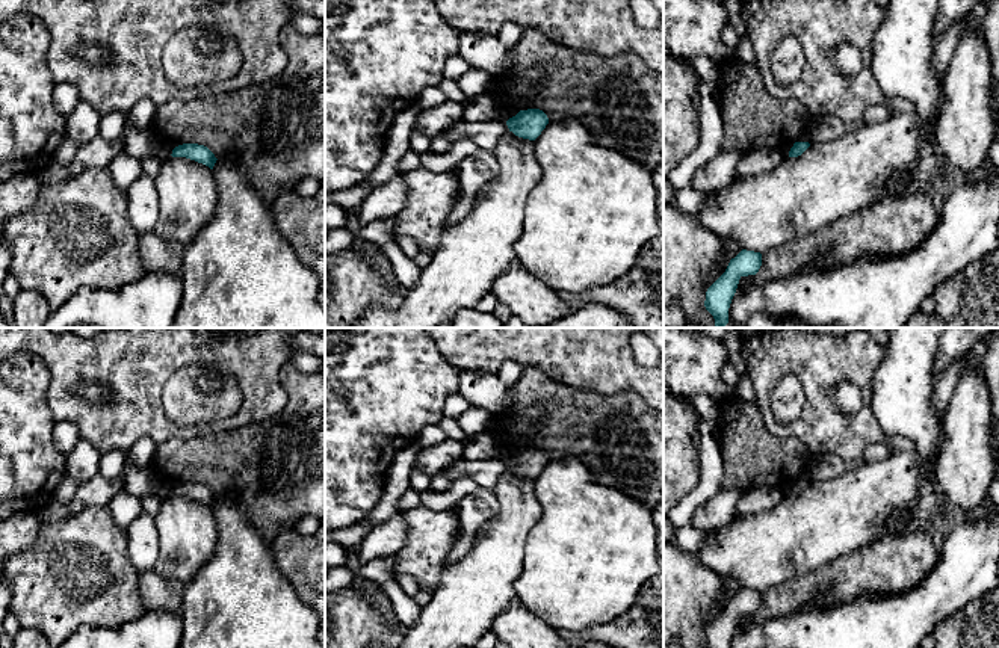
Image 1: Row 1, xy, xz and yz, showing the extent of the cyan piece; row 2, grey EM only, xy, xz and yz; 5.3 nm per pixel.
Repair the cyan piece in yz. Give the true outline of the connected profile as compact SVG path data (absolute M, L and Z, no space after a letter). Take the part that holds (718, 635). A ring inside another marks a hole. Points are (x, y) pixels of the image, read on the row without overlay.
M742 588L730 598L725 610L707 627L706 648L728 648L742 615L756 613L762 604L762 592Z

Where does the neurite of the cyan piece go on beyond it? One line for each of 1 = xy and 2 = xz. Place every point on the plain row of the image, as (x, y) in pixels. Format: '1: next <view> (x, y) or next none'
1: next none
2: next none

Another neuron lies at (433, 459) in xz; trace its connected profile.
M446 438L435 446L422 449L416 458L416 467L429 476L435 476L462 458L465 446L462 441Z

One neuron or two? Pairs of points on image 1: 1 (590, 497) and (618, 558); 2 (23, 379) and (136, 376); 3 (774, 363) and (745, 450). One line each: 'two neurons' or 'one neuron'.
1: one neuron
2: two neurons
3: two neurons

